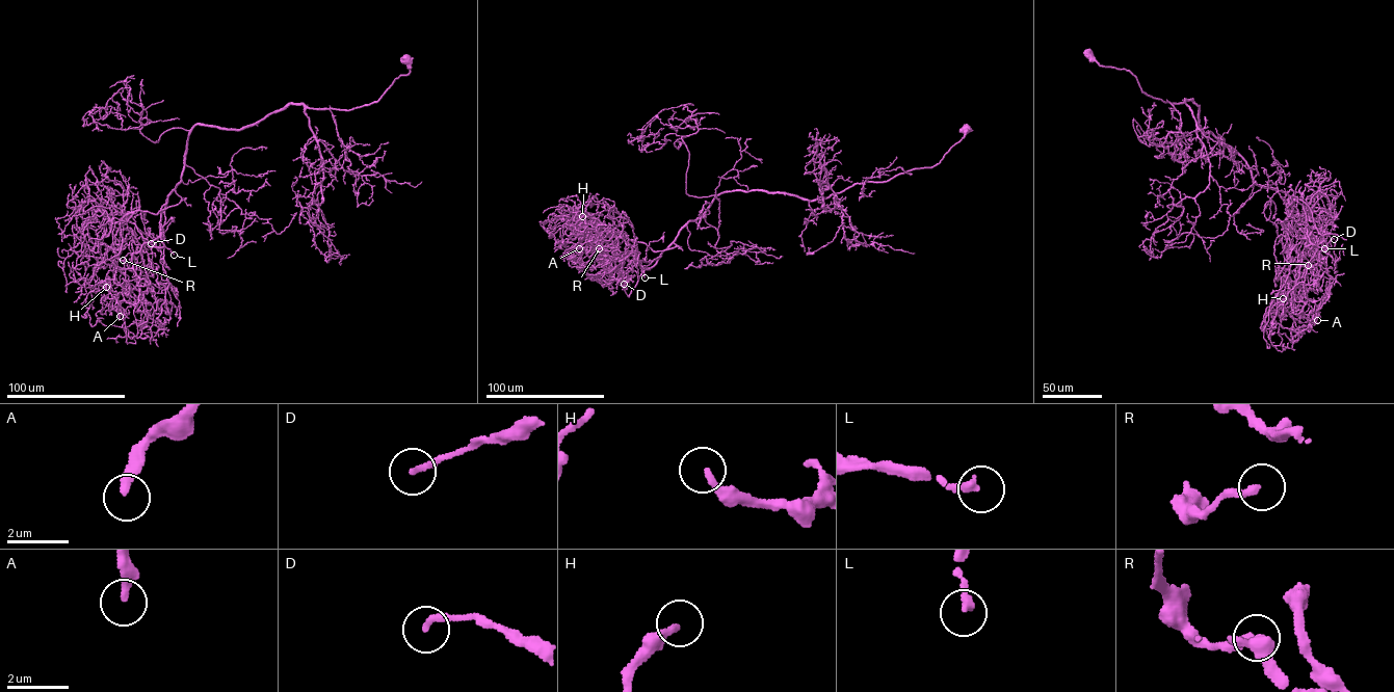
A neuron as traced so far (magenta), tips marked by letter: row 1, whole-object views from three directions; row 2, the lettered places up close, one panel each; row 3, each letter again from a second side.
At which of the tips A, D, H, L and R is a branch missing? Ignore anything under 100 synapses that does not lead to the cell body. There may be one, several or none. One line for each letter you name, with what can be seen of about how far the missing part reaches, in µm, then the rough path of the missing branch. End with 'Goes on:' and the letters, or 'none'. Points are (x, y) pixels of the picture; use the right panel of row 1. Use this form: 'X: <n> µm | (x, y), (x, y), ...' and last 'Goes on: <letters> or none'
L: 300 µm | (1324, 248), (1369, 269), (1388, 265), (1392, 310), (1351, 341), (1367, 330), (1356, 321)
Goes on: L

